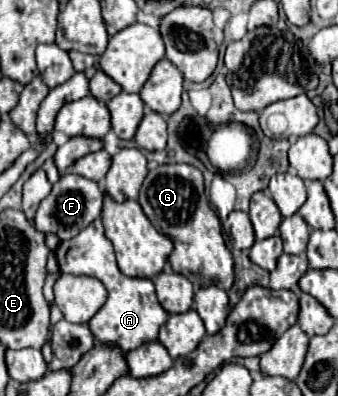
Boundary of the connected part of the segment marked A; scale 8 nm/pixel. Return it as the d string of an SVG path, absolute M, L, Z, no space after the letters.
M94 220L76 238L60 242L54 254L58 258L58 266L62 272L90 274L98 278L108 290L106 304L88 322L96 340L110 346L120 346L124 352L130 352L138 348L140 344L158 338L158 330L168 320L168 312L160 306L150 278L130 278L120 272L116 264L116 256L114 256L114 246L104 236L104 228L100 220Z

